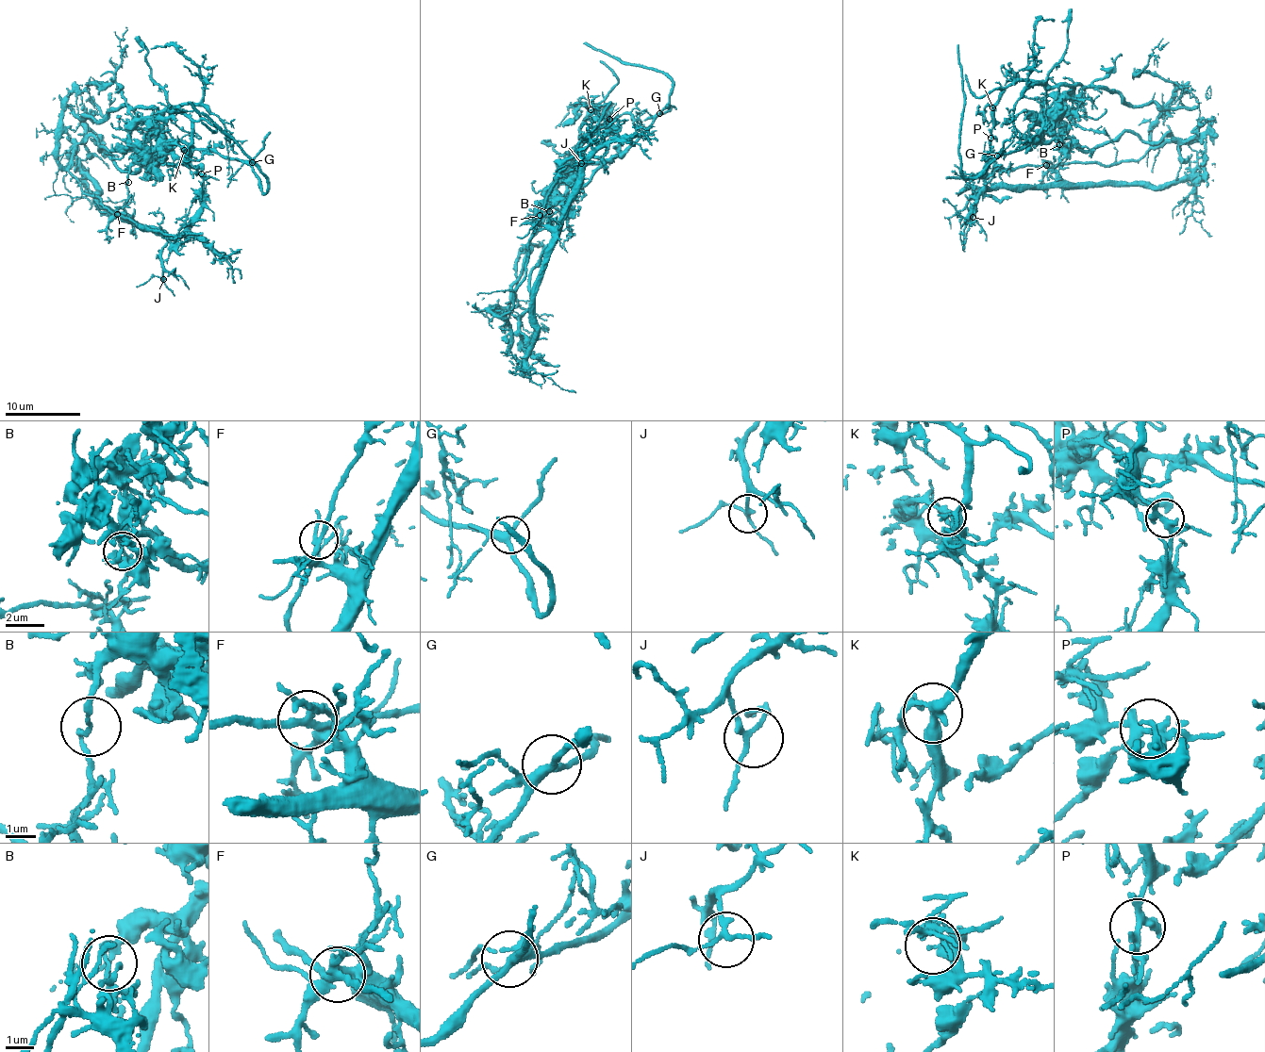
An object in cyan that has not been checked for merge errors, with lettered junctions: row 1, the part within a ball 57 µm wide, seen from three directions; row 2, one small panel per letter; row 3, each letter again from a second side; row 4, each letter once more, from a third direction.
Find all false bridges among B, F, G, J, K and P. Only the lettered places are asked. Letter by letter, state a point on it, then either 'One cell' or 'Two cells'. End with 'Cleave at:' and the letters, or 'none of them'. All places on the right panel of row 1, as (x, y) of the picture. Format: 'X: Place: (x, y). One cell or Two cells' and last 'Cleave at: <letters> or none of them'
B: Place: (1059, 144). Two cells
F: Place: (1046, 165). Two cells
G: Place: (997, 156). One cell
J: Place: (973, 217). One cell
K: Place: (992, 107). One cell
P: Place: (990, 138). Two cells
Cleave at: B, F, P

